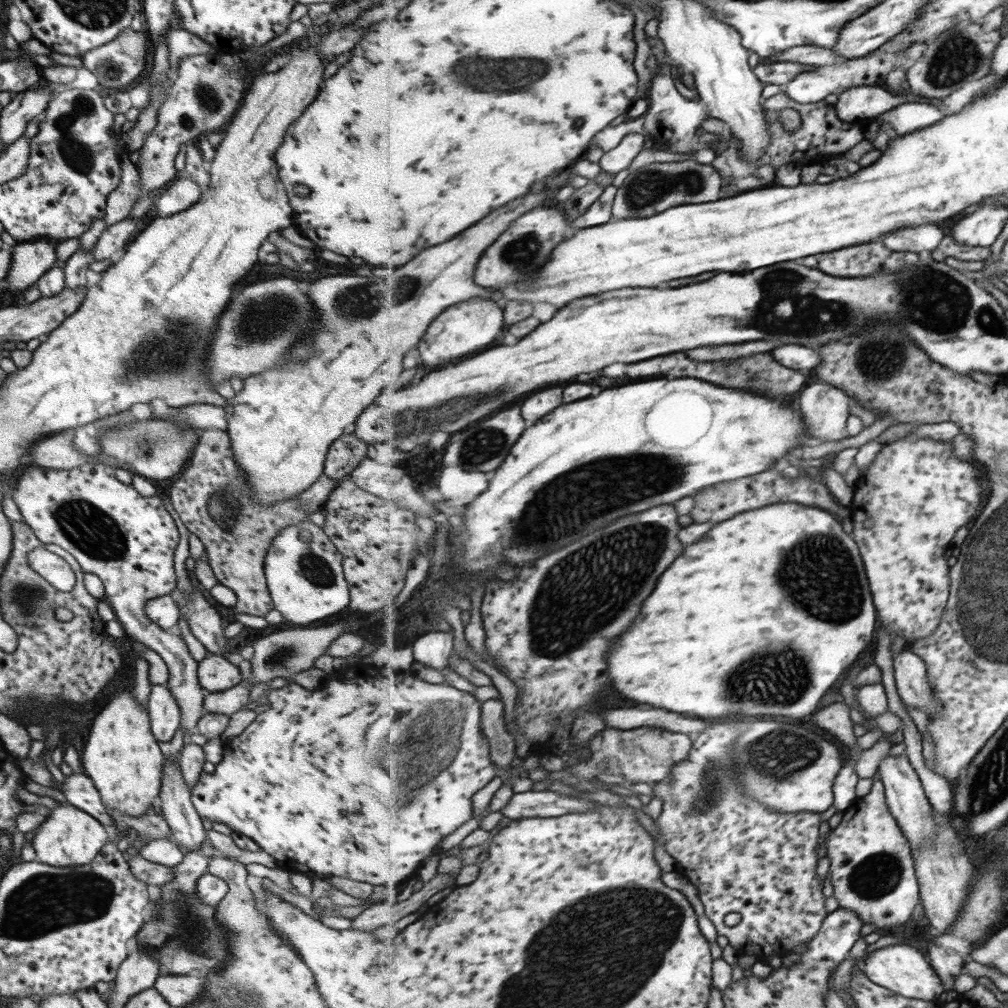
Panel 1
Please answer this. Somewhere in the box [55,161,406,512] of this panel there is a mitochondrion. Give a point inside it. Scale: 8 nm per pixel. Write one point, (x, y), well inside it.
(170, 353)

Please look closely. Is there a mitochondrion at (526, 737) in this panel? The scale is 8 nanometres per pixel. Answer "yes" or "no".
no

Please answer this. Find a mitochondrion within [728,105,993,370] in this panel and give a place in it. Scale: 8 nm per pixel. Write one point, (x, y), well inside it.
(784, 284)

